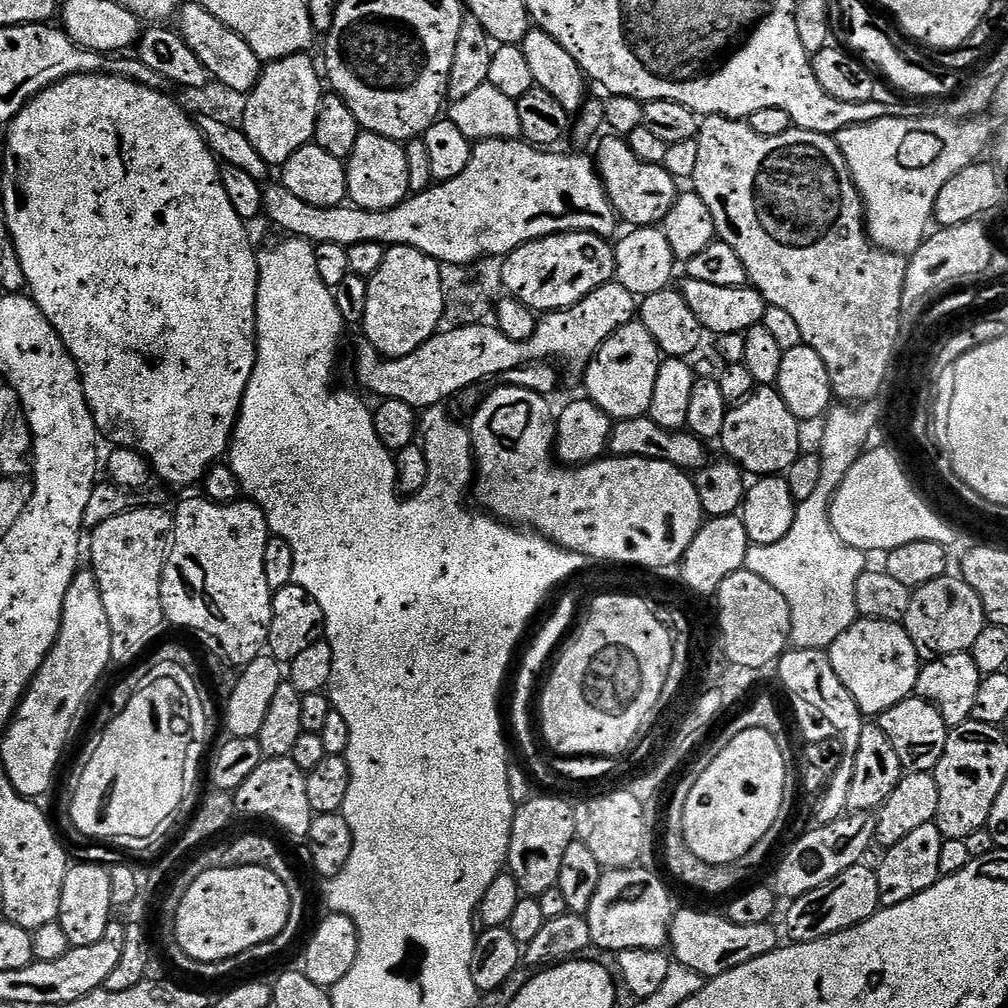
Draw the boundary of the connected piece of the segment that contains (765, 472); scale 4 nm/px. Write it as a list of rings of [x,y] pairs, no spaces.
[[[760,386],[747,400],[729,407],[726,426],[722,430],[719,443],[729,457],[735,460],[745,473],[753,477],[775,476],[787,473],[788,468],[802,454],[800,448],[801,421],[786,406],[779,391],[772,386]]]

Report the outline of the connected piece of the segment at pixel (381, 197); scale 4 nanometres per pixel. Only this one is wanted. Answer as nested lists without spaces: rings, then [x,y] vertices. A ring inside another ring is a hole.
[[[361,131],[358,142],[354,144],[354,150],[347,158],[346,167],[348,170],[347,199],[357,208],[365,208],[371,212],[386,210],[398,206],[410,195],[408,153],[405,145],[399,140]]]

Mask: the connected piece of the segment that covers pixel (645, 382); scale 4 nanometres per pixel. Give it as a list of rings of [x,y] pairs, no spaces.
[[[633,322],[622,326],[596,351],[596,357],[588,363],[582,378],[588,387],[587,399],[593,400],[613,421],[649,415],[661,359],[660,348],[644,324]]]

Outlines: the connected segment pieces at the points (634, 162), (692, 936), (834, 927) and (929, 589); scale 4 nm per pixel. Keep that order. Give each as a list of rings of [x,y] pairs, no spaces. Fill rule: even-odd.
[[[612,139],[614,140],[599,141],[600,160],[598,156],[600,179],[604,181],[610,202],[616,207],[623,221],[629,220],[629,225],[659,225],[666,218],[668,211],[676,205],[678,195],[676,177],[670,175],[661,165],[642,162],[642,158],[638,158],[638,154],[634,154],[634,150],[628,145],[627,139]]]
[[[684,908],[681,912],[679,909],[672,917],[670,952],[675,963],[697,971],[702,977],[721,976],[754,958],[762,958],[762,954],[773,952],[778,940],[772,927],[771,923],[742,926],[724,914],[715,916],[712,912],[699,912],[696,908]]]
[[[861,862],[852,868],[842,870],[842,874],[830,878],[806,894],[797,896],[787,905],[788,932],[795,943],[814,942],[844,932],[866,922],[875,912],[880,911],[878,878],[875,871],[866,865],[867,863]]]
[[[955,574],[934,578],[934,582],[926,582],[926,586],[915,589],[910,598],[910,610],[906,610],[902,621],[910,642],[914,642],[914,650],[924,662],[959,652],[971,653],[985,626],[982,598],[974,586]]]

